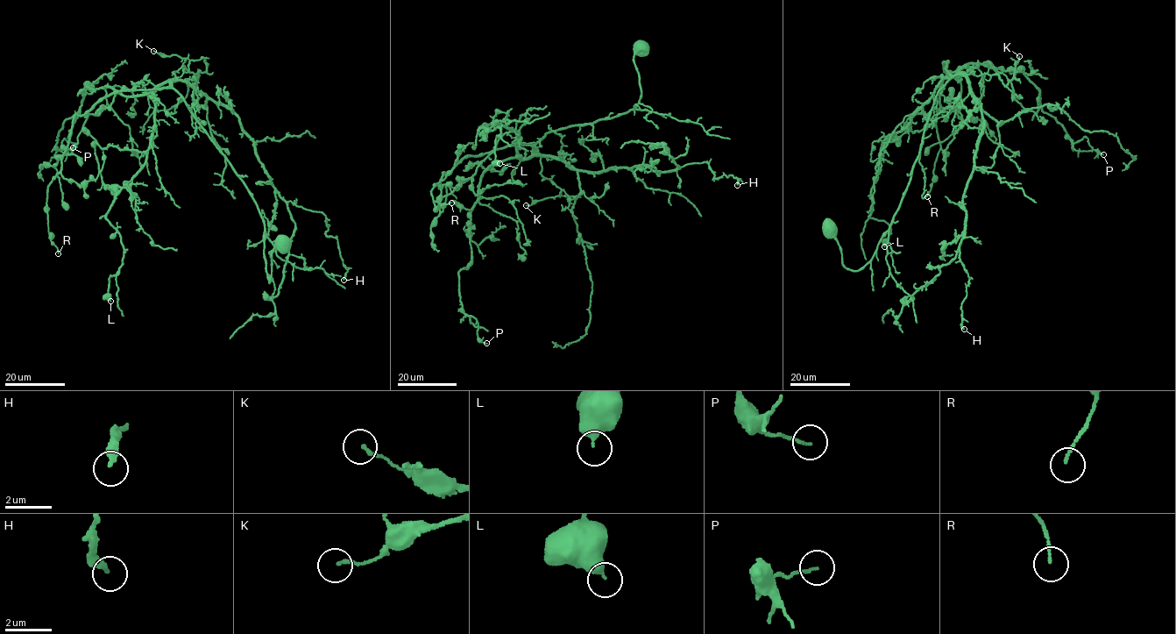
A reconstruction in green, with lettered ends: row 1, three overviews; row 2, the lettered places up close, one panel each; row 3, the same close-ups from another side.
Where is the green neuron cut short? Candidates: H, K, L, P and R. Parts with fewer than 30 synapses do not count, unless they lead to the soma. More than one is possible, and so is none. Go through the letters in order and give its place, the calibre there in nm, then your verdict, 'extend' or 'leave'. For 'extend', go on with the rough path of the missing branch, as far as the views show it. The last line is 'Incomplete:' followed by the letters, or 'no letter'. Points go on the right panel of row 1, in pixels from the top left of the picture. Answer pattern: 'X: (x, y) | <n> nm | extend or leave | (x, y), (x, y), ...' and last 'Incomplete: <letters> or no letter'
H: (964, 329) | 300 nm | leave
K: (1019, 56) | 140 nm | leave
L: (884, 246) | 400 nm | leave
P: (1103, 154) | 100 nm | leave
R: (927, 196) | 110 nm | leave
Incomplete: no letter

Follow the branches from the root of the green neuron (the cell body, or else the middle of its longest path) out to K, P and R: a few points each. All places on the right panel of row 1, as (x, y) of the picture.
K: (829, 228), (842, 265), (861, 269), (898, 207), (940, 89), (973, 74), (1005, 85), (1019, 56)
P: (829, 228), (842, 265), (861, 269), (898, 207), (937, 94), (967, 65), (1020, 71), (1076, 150), (1103, 154)
R: (829, 228), (842, 265), (861, 269), (898, 207), (951, 77), (946, 60), (927, 196)

